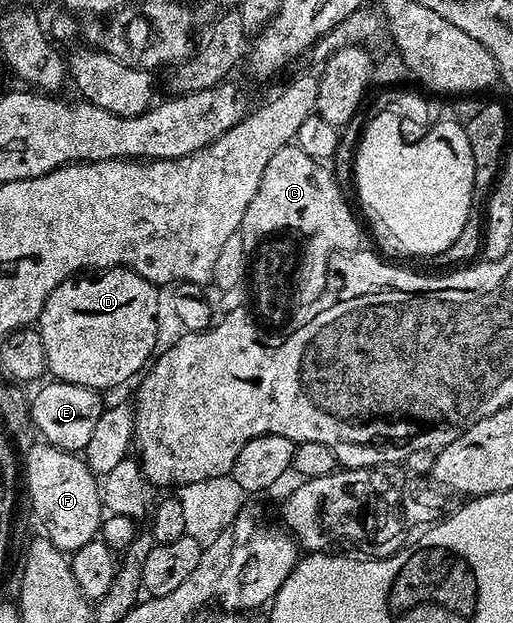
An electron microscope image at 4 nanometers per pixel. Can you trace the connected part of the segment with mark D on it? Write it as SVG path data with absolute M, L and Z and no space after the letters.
M122 268L92 274L83 272L57 284L37 323L39 335L45 344L45 360L50 377L60 382L81 384L90 390L108 392L114 386L129 381L135 373L138 375L152 361L156 353L155 345L159 342L158 293L160 291L155 283L145 280L137 272Z

